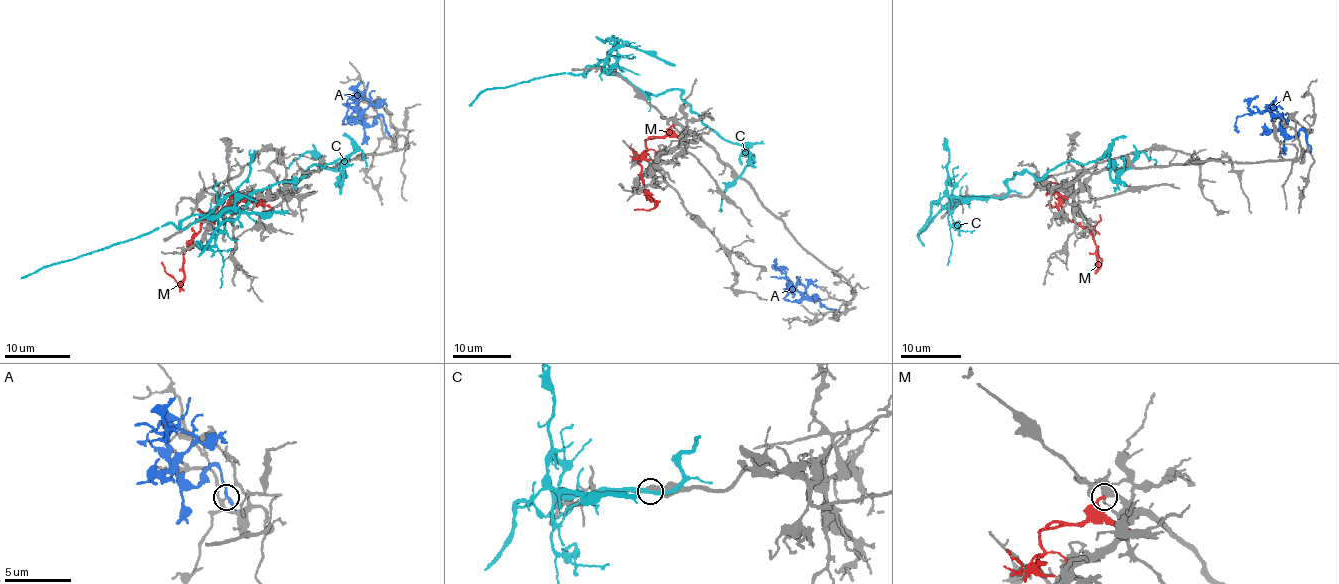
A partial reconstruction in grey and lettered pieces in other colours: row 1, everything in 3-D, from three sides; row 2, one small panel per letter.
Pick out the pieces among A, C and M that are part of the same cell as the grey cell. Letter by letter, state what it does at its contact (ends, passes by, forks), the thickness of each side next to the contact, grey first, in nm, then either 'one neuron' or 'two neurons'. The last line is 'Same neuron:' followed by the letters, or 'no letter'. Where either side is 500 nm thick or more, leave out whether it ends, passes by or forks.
A: it passes by; 180 nm thick on the grey side, 180 nm on the other; two neurons
C: 500 nm thick on the grey side, 280 nm on the other; two neurons
M: it ends there; 460 nm thick on the grey side, 240 nm on the other; two neurons
Same neuron: no letter

